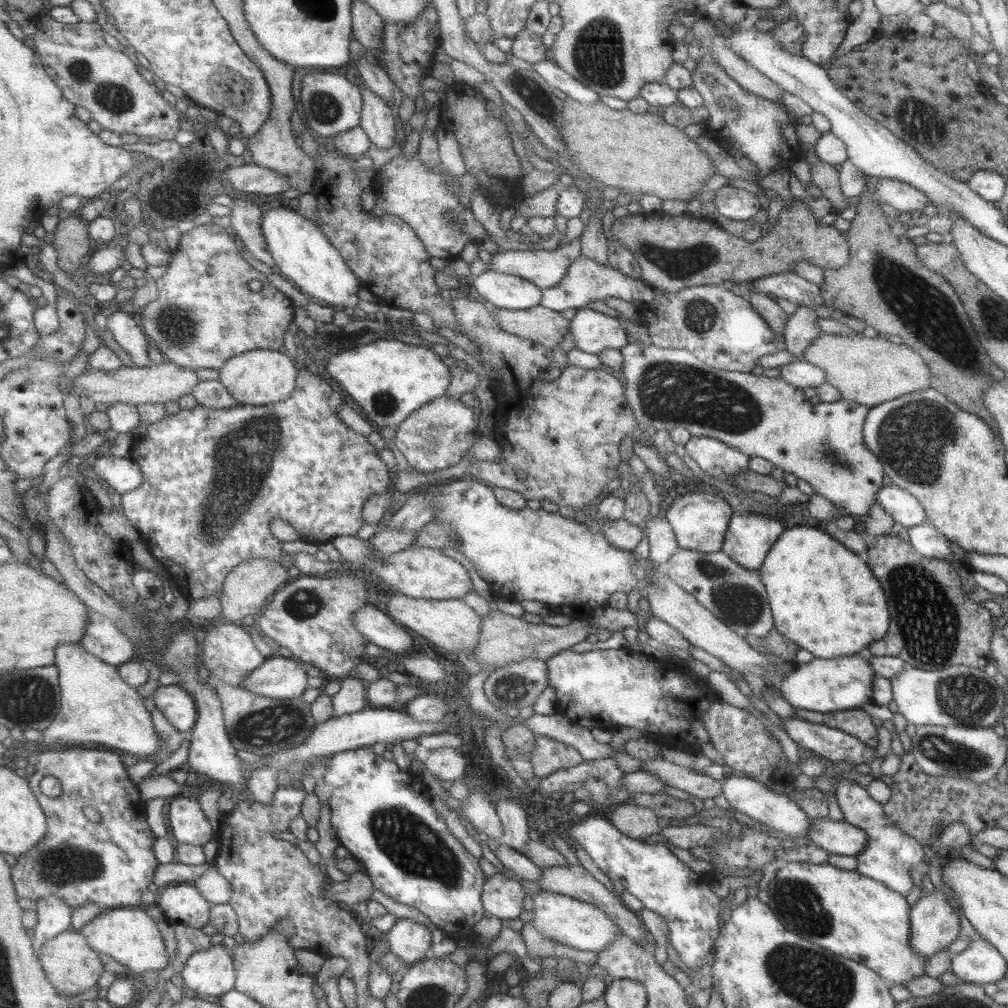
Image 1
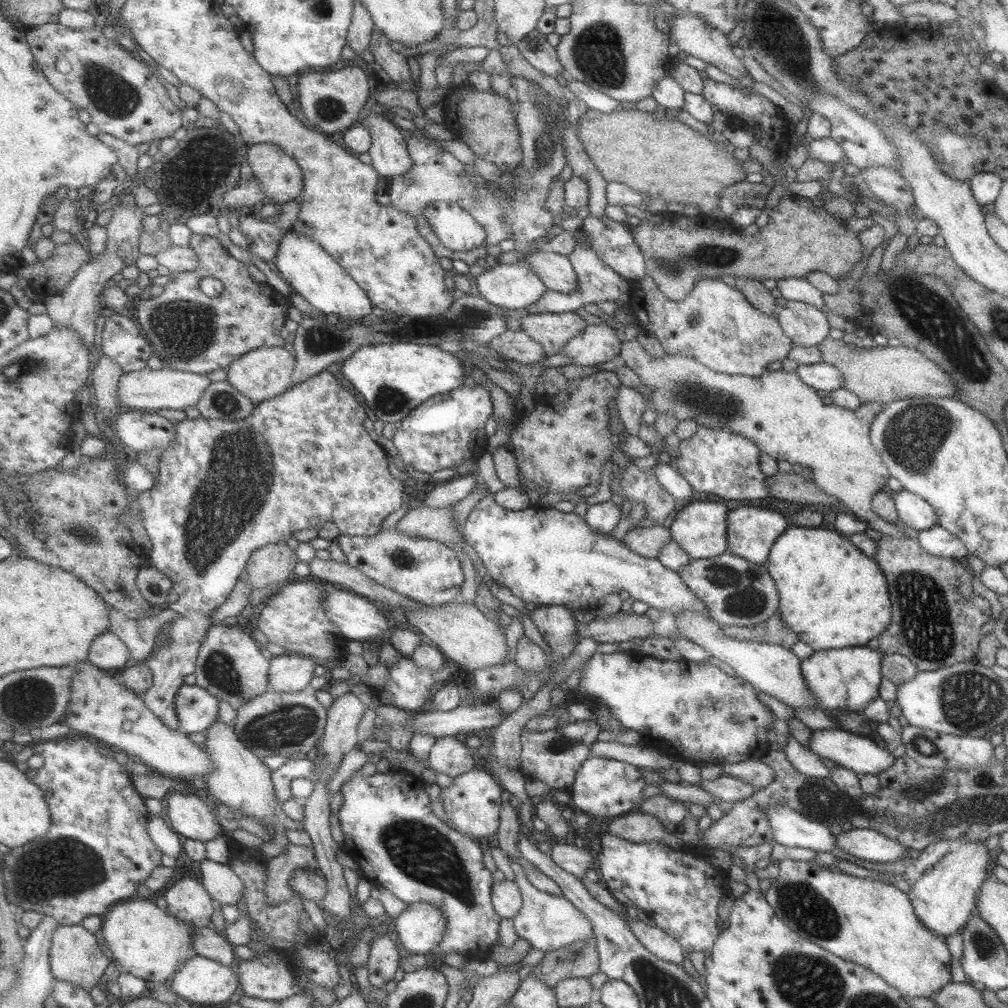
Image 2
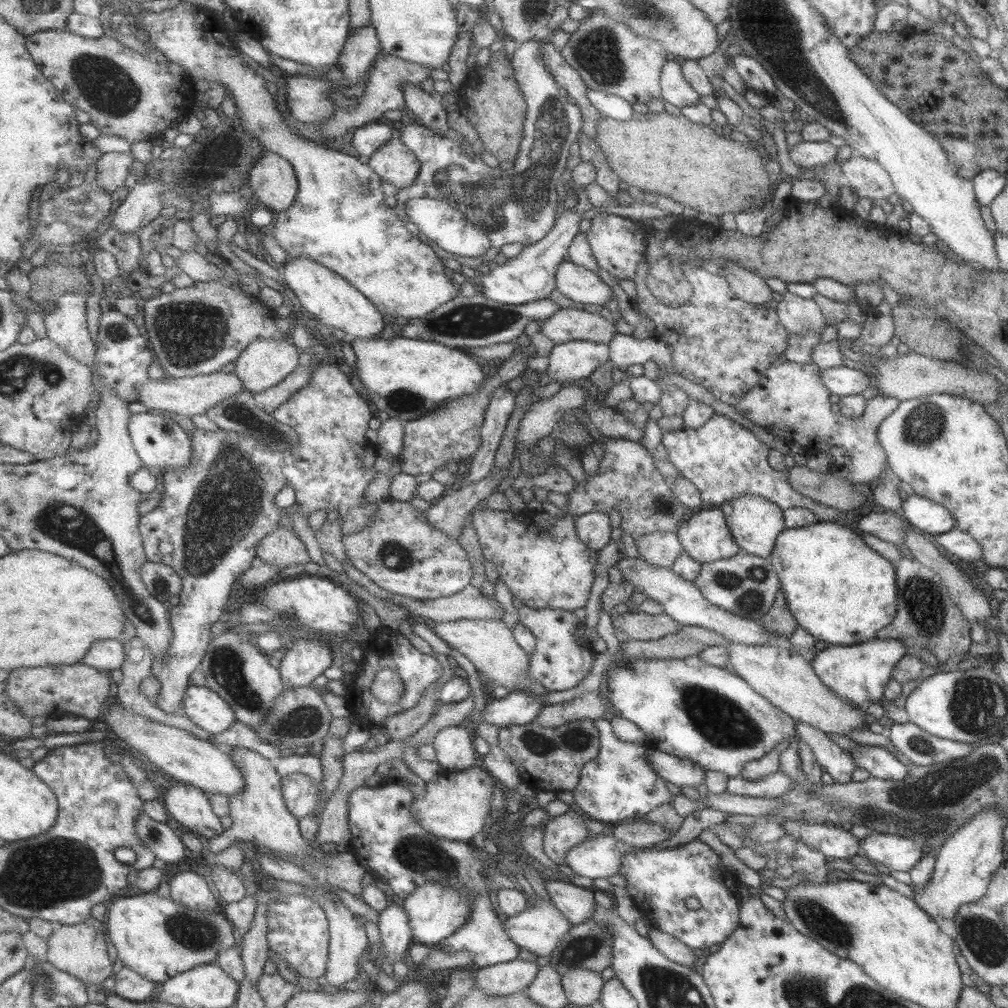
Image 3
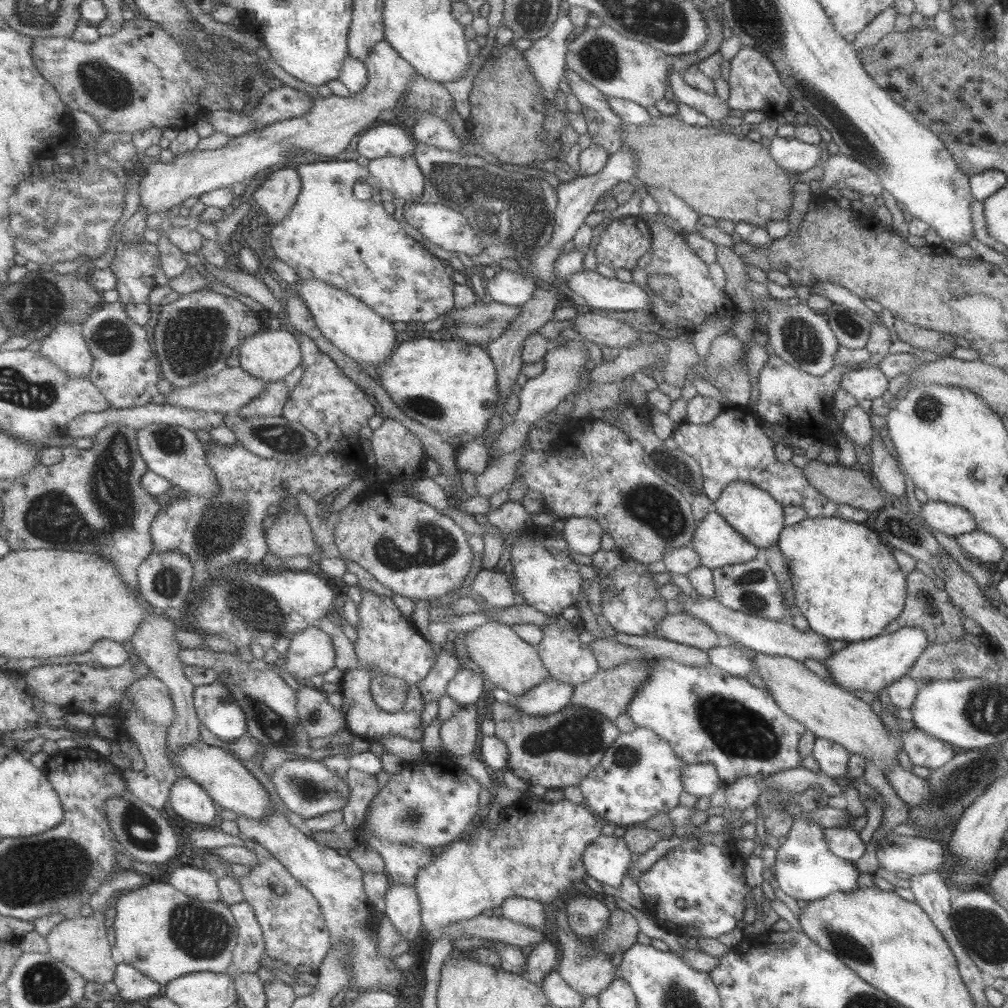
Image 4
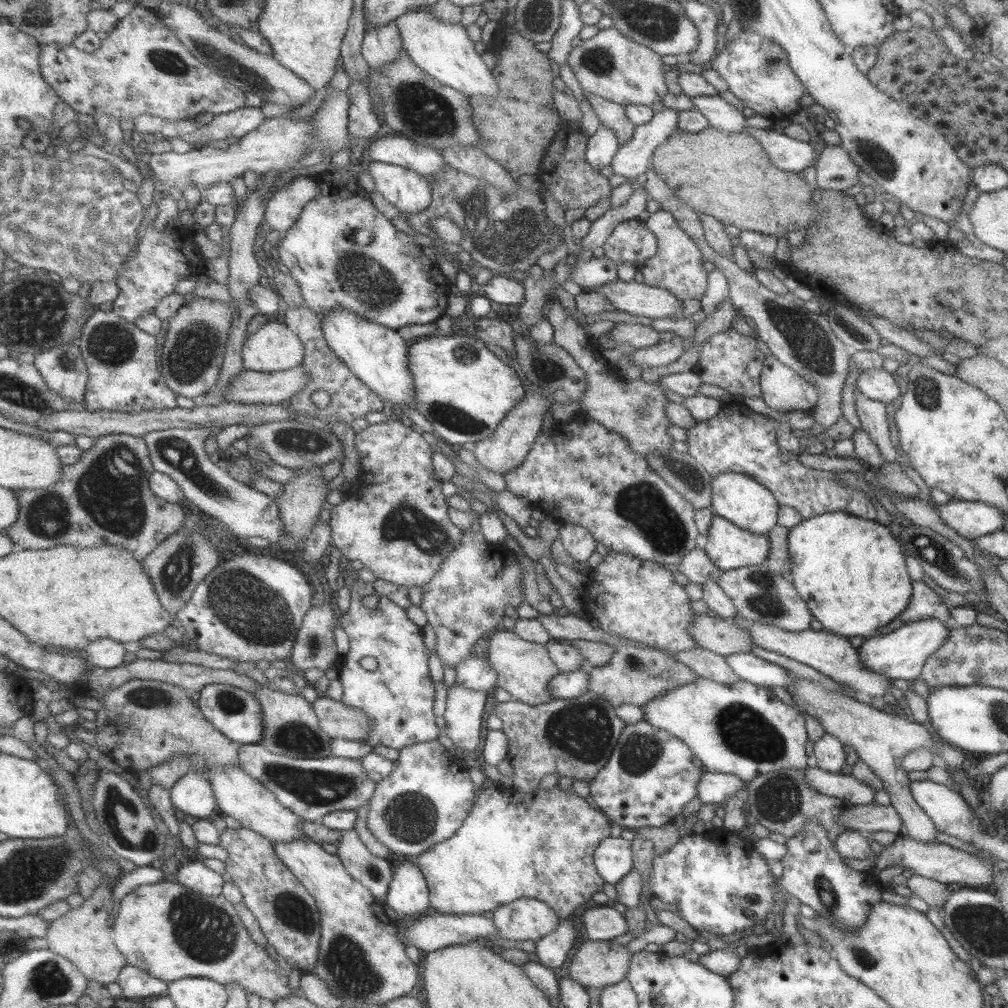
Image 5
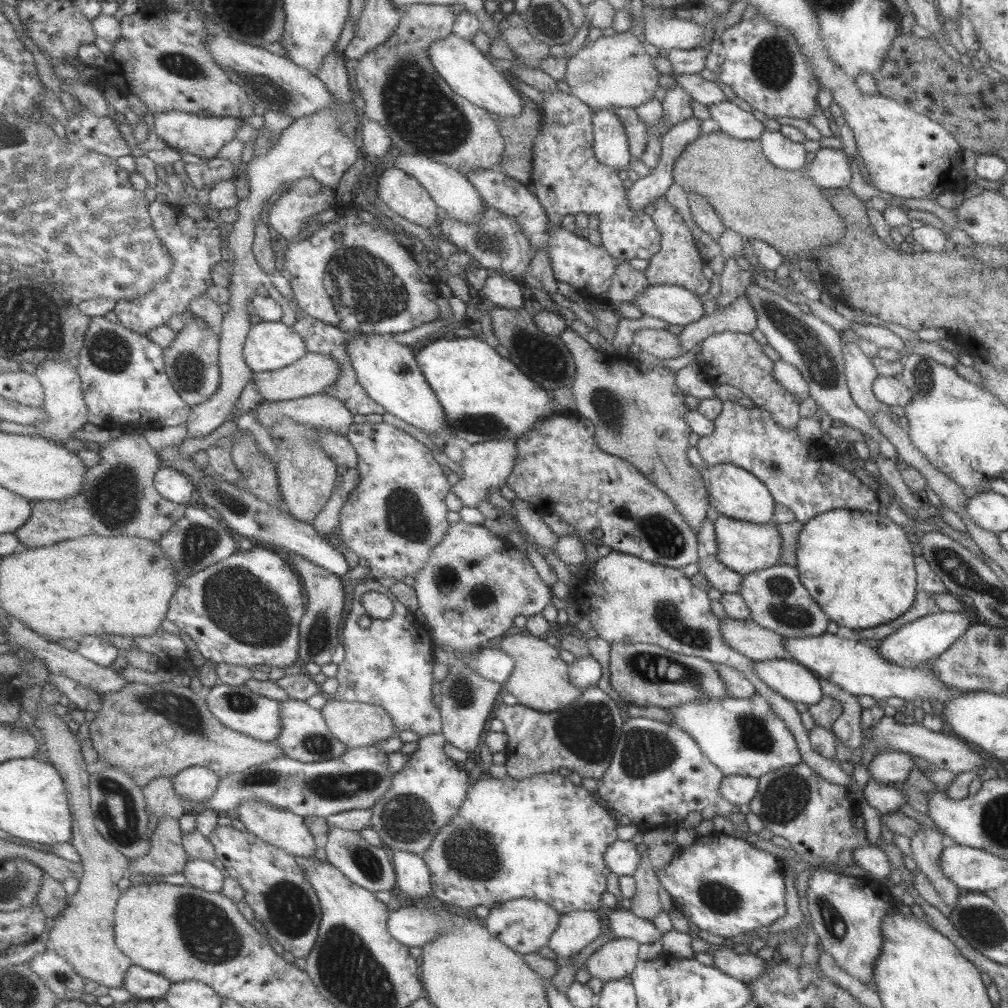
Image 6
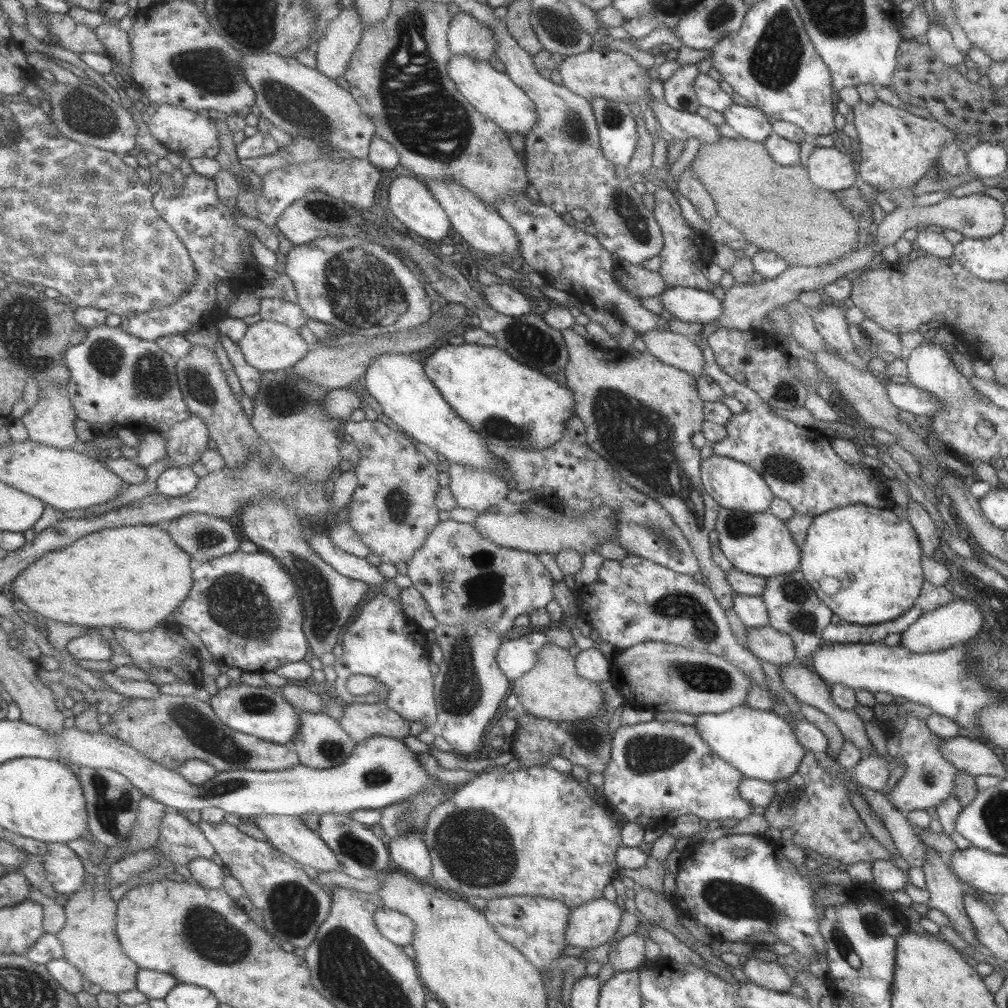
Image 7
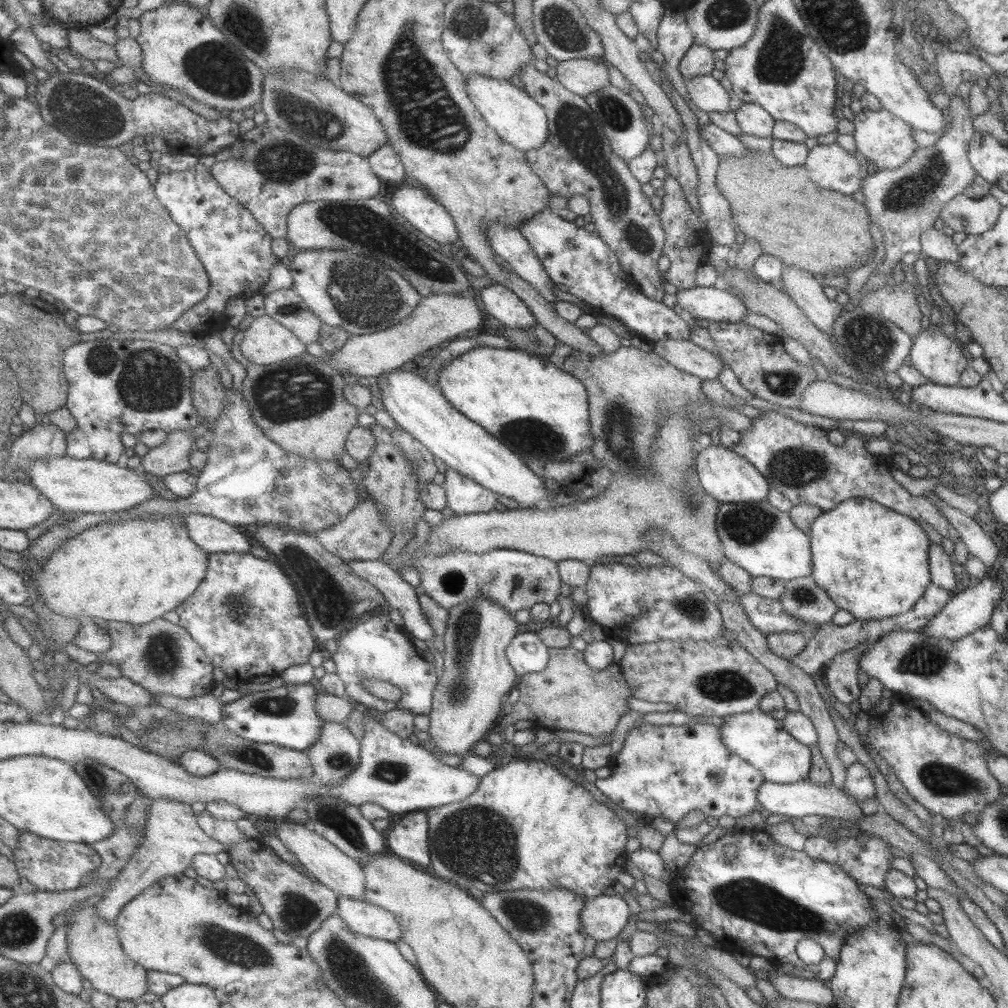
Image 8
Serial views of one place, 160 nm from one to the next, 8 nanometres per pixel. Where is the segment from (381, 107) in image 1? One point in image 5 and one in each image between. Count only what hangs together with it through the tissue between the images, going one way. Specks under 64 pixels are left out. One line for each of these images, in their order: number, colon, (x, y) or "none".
2: (390, 152)
3: (397, 164)
4: (402, 176)
5: (404, 188)

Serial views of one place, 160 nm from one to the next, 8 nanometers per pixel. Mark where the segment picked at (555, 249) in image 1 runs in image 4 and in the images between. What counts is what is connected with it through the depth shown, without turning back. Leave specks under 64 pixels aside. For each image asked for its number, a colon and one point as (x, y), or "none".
2: (557, 270)
3: (574, 282)
4: (602, 293)

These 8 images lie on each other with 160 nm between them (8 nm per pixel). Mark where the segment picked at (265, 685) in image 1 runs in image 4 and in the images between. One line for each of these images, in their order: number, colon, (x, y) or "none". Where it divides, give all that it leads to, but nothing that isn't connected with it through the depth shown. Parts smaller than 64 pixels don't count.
2: (290, 672)
3: (305, 660)
4: (313, 652)

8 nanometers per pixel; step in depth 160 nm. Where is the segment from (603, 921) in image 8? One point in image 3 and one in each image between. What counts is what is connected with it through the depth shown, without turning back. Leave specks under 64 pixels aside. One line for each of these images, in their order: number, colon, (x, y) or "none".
3: (501, 979)
4: (543, 959)
5: (552, 950)
6: (577, 929)
7: (593, 923)

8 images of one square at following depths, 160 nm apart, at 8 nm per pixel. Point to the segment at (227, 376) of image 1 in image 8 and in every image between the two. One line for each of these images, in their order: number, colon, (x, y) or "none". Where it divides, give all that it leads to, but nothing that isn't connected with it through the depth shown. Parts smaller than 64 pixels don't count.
2: (264, 373)
3: (265, 363)
4: (271, 355)
5: (274, 347)
6: (270, 346)
7: (270, 346)
8: (266, 341)

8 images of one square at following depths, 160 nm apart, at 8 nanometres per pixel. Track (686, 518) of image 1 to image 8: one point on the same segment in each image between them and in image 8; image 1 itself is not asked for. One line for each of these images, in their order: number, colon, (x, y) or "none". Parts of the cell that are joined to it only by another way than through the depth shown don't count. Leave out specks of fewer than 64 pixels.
2: (699, 528)
3: (705, 536)
4: (715, 542)
5: (728, 547)
6: (743, 547)
7: (759, 544)
8: (762, 540)

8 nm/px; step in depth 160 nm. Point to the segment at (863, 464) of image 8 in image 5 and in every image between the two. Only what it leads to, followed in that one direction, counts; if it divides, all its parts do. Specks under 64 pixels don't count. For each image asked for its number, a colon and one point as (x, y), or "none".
5: (736, 439)
6: (803, 477)
7: (797, 464)

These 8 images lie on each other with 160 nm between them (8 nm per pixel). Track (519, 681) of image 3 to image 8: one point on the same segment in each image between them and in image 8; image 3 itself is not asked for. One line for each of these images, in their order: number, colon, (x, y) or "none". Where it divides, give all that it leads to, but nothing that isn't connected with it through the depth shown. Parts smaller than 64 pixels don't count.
4: (510, 663)
5: (526, 669)
6: (541, 680)
7: (554, 690)
8: (568, 695)

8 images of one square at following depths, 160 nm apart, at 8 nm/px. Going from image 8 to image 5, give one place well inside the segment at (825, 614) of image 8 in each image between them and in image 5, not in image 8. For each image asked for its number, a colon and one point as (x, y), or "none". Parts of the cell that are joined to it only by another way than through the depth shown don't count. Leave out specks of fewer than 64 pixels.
5: (759, 595)
6: (776, 600)
7: (793, 608)

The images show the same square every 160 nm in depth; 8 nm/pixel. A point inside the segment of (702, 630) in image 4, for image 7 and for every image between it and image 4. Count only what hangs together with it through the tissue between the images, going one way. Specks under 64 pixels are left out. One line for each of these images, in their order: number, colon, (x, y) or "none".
5: (723, 636)
6: (743, 636)
7: (765, 643)

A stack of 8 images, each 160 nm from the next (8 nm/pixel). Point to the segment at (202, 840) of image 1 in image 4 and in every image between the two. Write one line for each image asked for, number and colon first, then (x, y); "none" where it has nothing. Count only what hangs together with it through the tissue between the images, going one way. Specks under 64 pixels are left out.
2: (190, 816)
3: (190, 806)
4: (188, 799)

